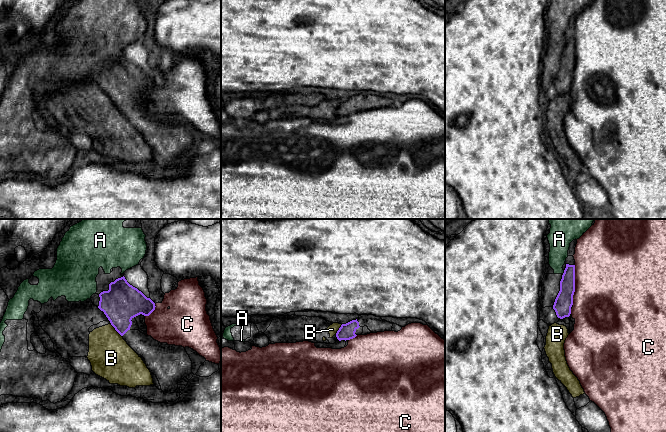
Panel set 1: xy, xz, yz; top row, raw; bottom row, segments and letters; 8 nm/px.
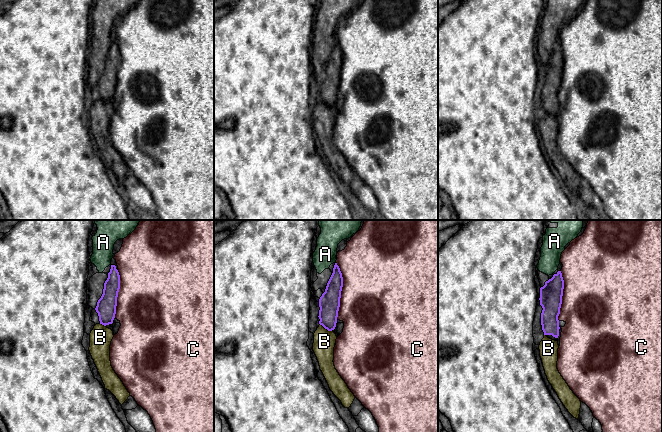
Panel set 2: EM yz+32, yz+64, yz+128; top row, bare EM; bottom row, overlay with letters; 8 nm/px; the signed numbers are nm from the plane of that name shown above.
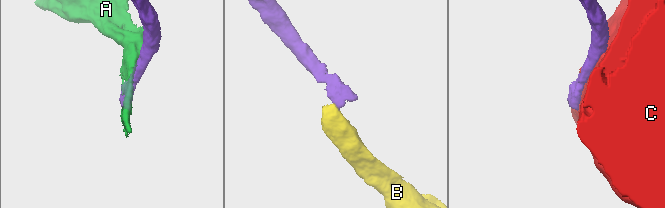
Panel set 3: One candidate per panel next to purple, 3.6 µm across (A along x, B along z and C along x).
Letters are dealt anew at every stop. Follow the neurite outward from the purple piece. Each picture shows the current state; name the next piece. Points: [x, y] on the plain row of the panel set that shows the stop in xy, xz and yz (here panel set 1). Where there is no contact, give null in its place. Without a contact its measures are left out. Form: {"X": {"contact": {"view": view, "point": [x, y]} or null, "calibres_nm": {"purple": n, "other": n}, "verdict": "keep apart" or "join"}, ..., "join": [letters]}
{"A": {"contact": {"view": "yz", "point": [563, 49]}, "calibres_nm": {"purple": 140, "other": 160}, "verdict": "keep apart"}, "B": {"contact": {"view": "xy", "point": [115, 105]}, "calibres_nm": {"purple": 300, "other": 340}, "verdict": "keep apart"}, "C": {"contact": {"view": "yz", "point": [574, 61]}, "calibres_nm": {"purple": 140, "other": 500}, "verdict": "keep apart"}, "join": []}

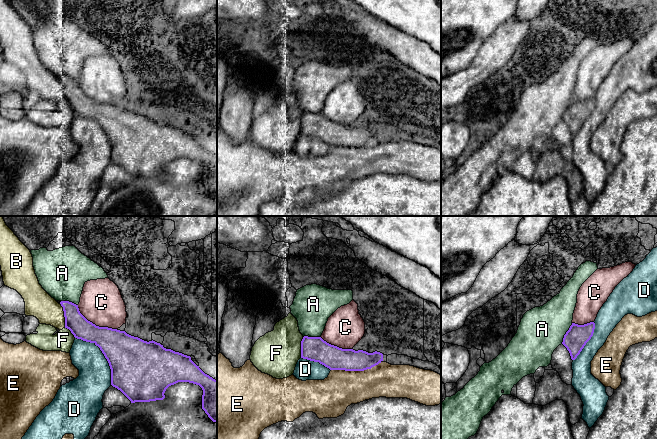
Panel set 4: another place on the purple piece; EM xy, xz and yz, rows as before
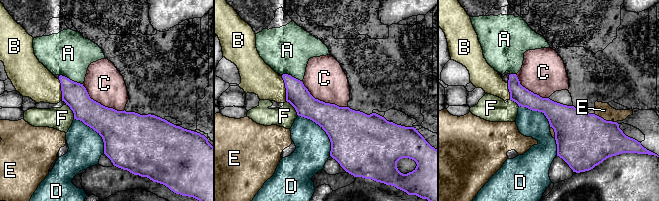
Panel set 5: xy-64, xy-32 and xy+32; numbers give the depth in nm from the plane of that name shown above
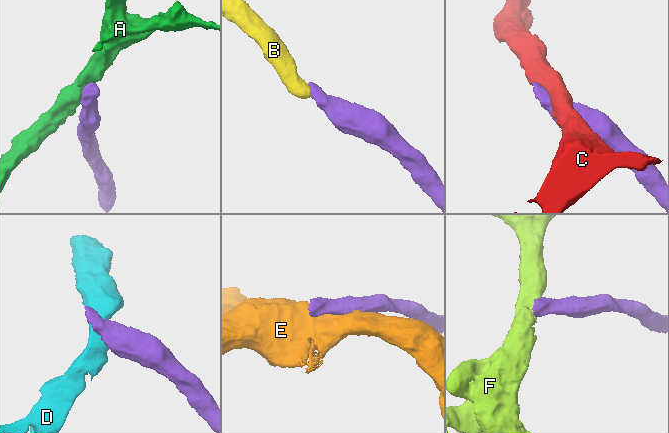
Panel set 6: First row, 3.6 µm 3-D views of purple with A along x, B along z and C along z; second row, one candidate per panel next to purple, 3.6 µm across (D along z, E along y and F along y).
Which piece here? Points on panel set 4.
{"A": {"contact": {"view": "yz", "point": [566, 109]}, "calibres_nm": {"purple": 180, "other": 360}, "verdict": "keep apart"}, "B": {"contact": {"view": "xy", "point": [64, 91]}, "calibres_nm": {"purple": 170, "other": 220}, "verdict": "join"}, "C": {"contact": {"view": "xy", "point": [94, 100]}, "calibres_nm": {"purple": 240, "other": 340}, "verdict": "keep apart"}, "D": {"contact": {"view": "xy", "point": [103, 129]}, "calibres_nm": {"purple": 380, "other": 260}, "verdict": "keep apart"}, "E": {"contact": {"view": "xz", "point": [356, 146]}, "calibres_nm": {"purple": 190, "other": 300}, "verdict": "keep apart"}, "F": {"contact": {"view": "xz", "point": [301, 123]}, "calibres_nm": {"purple": 190, "other": 360}, "verdict": "keep apart"}, "join": ["B"]}

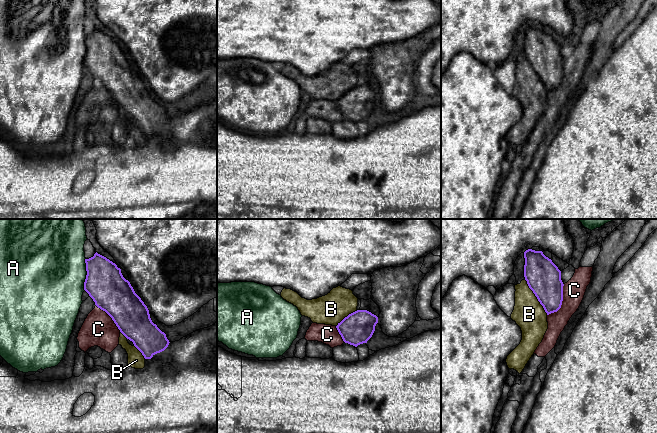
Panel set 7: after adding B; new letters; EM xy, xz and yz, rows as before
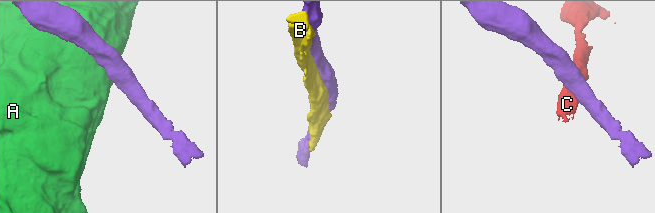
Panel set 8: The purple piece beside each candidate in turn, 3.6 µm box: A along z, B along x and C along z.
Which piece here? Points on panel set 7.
{"A": {"contact": {"view": "xy", "point": [87, 50]}, "calibres_nm": {"purple": 320, "other": 480}, "verdict": "keep apart"}, "B": {"contact": {"view": "yz", "point": [536, 72]}, "calibres_nm": {"purple": 280, "other": 240}, "verdict": "keep apart"}, "C": {"contact": {"view": "yz", "point": [561, 78]}, "calibres_nm": {"purple": 280, "other": 180}, "verdict": "keep apart"}, "join": []}

